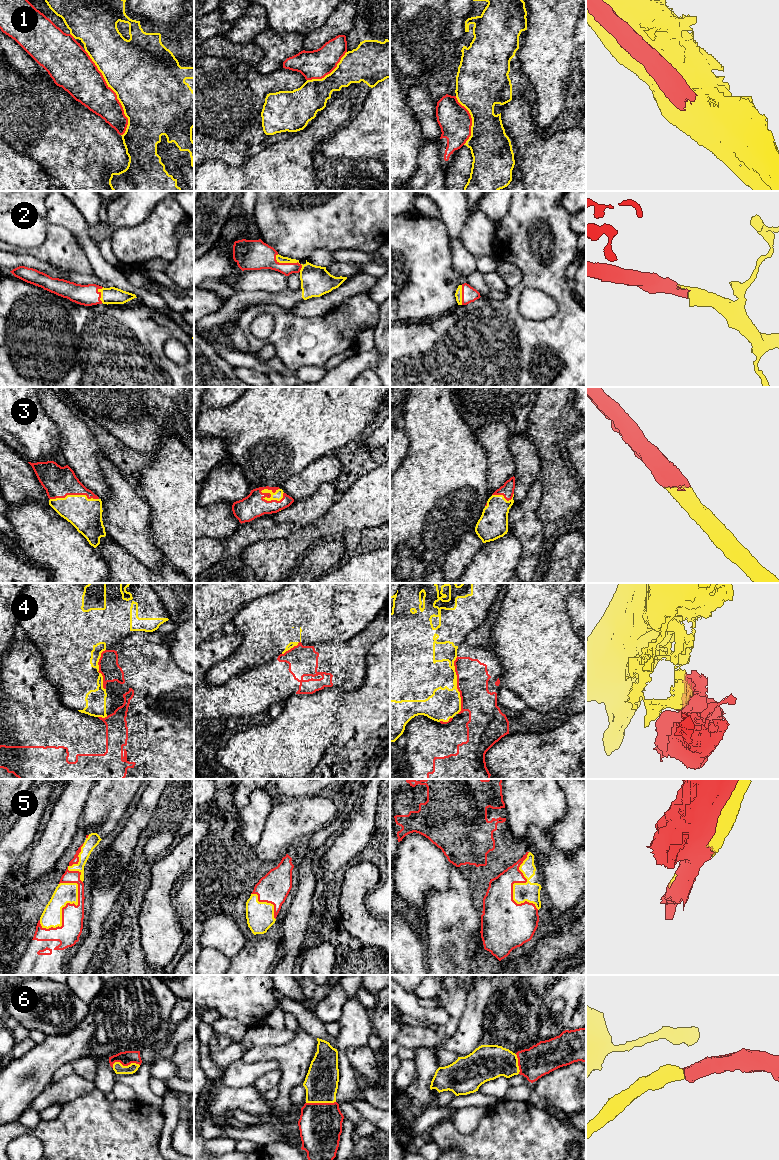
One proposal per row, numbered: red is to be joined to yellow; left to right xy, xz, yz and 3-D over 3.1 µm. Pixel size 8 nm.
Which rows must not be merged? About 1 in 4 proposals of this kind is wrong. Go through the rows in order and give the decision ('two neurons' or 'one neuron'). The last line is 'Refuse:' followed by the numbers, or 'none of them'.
1: two neurons
2: one neuron
3: one neuron
4: two neurons
5: one neuron
6: one neuron
Refuse: 1, 4

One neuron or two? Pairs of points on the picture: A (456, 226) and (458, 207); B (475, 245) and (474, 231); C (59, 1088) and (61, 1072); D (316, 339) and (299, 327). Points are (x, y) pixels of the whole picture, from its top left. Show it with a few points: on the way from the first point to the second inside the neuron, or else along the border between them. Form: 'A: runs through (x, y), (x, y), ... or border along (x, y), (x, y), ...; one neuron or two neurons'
A: runs through (456, 221), (456, 212); one neuron
B: runs through (475, 242), (475, 234); one neuron
C: border along (73, 1071), (50, 1084); two neurons
D: runs through (312, 339), (303, 331); one neuron

